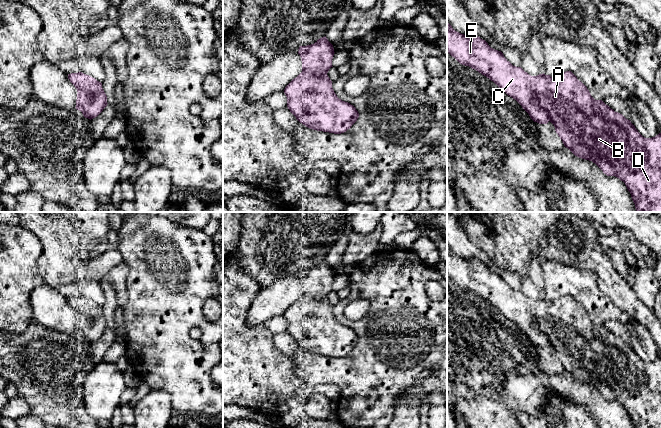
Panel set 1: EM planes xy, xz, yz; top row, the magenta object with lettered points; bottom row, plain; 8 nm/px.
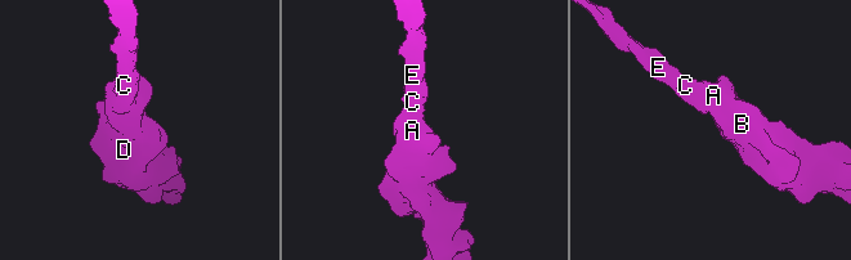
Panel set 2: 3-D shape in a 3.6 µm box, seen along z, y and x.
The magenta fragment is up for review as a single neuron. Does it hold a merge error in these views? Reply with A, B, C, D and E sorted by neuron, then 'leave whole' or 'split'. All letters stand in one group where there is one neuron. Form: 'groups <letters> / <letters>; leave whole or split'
groups A B C D E; leave whole

